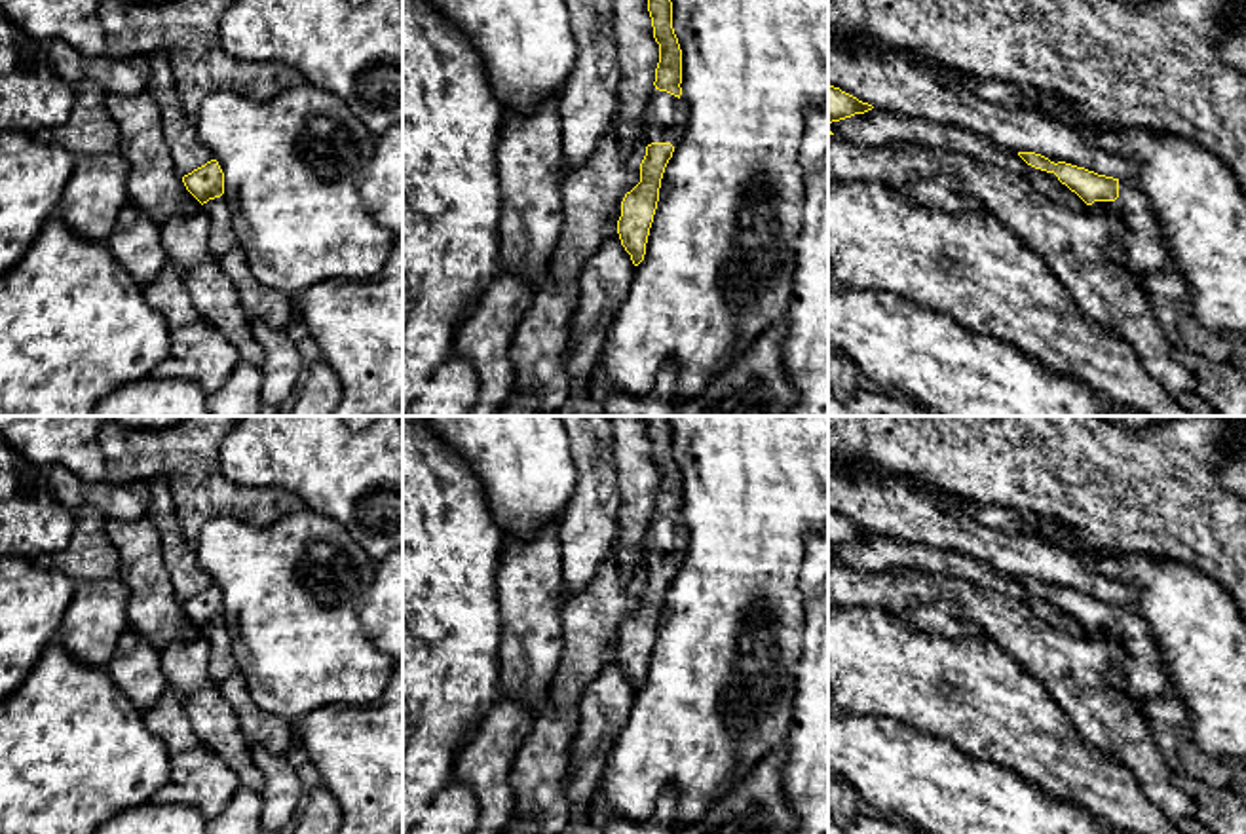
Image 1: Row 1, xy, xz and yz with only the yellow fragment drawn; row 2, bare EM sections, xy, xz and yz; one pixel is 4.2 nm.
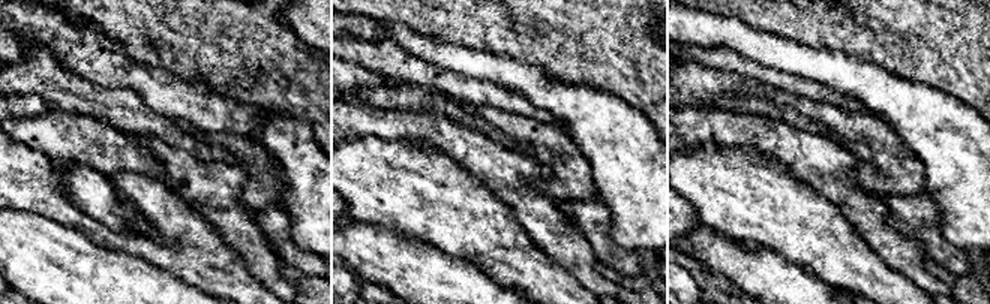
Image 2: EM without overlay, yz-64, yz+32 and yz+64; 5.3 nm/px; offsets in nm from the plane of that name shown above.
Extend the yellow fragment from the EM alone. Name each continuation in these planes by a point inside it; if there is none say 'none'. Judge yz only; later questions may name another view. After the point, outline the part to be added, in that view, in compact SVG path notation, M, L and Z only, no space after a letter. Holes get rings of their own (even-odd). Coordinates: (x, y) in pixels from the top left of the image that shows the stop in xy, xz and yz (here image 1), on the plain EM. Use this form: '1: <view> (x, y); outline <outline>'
1: yz (1142, 675); outline M1119 606L1119 623L1115 627L1094 627L1086 631L1086 636L1107 640L1124 654L1126 661L1107 680L1130 699L1172 693L1172 682L1166 676L1159 642L1134 606Z

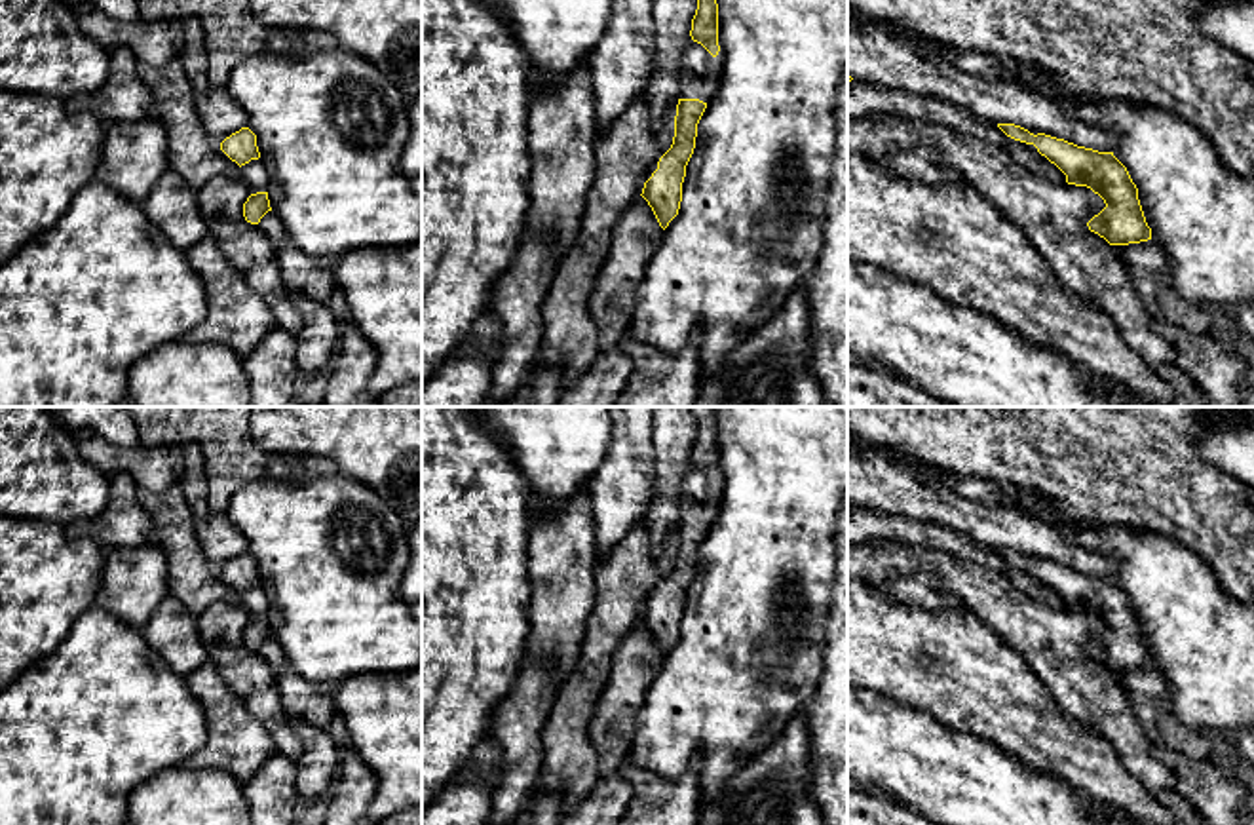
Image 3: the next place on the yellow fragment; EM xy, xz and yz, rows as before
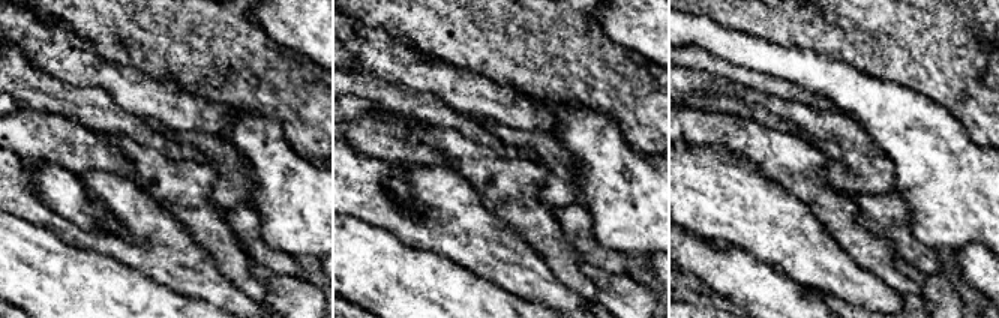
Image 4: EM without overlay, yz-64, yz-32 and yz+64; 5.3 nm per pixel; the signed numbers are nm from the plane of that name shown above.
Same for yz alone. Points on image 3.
none

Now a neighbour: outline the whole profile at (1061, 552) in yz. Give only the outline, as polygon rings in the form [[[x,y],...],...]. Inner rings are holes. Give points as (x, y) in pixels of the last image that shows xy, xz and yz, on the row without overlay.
[[[847,432],[847,502],[948,527],[992,549],[1015,549],[1034,561],[1045,559],[1098,578],[1113,576],[1113,561],[1068,542],[1049,521],[1015,508],[961,498],[950,492],[937,477],[920,475],[912,468],[912,460],[910,452],[874,445]]]

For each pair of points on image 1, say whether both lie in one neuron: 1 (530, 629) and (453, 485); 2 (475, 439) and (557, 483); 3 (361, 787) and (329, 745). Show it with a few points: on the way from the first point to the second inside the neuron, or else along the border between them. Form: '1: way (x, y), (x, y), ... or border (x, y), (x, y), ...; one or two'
1: border (506, 540), (498, 567), (498, 614); two
2: way (496, 439), (504, 439), (536, 472); one
3: way (361, 777), (339, 755); one

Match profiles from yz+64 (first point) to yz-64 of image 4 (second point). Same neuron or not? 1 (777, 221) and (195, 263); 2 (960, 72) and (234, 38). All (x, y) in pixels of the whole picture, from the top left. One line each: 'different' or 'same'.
1: same
2: same

